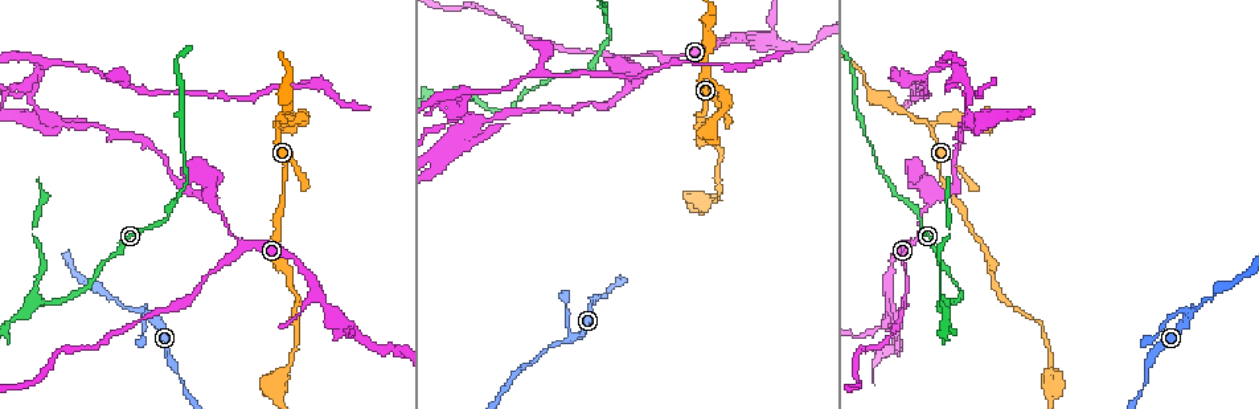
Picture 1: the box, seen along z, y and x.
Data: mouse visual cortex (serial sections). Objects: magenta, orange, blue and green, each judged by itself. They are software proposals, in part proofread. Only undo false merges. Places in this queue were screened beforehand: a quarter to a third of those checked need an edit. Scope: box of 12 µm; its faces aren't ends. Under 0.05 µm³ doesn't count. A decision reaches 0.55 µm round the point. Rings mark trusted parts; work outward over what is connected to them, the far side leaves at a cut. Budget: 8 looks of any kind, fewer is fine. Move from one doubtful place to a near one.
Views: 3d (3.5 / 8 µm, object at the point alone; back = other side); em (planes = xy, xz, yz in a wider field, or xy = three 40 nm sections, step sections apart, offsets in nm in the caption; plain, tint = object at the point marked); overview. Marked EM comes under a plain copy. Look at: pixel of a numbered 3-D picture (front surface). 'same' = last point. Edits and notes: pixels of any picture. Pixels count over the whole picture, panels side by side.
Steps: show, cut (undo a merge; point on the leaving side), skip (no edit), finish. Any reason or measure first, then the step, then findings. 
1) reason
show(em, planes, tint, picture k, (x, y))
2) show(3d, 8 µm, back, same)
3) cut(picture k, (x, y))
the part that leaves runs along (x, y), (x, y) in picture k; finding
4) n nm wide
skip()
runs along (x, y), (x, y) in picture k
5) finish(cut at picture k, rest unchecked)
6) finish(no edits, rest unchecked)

show(3d, 8 µm, picture 1, (944, 301))

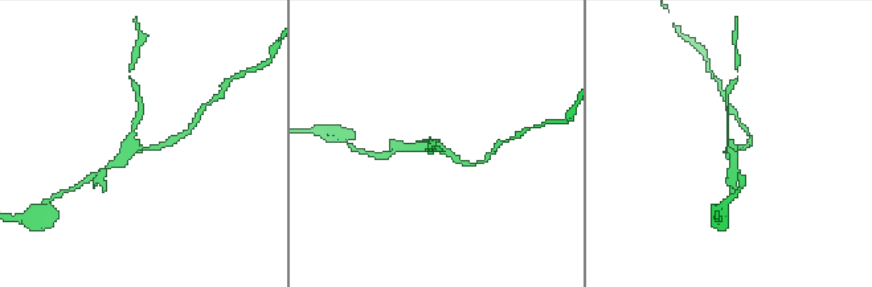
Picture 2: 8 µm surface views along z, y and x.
shape alone is not enough
show(em, planes, tint, picture 2, (134, 146))

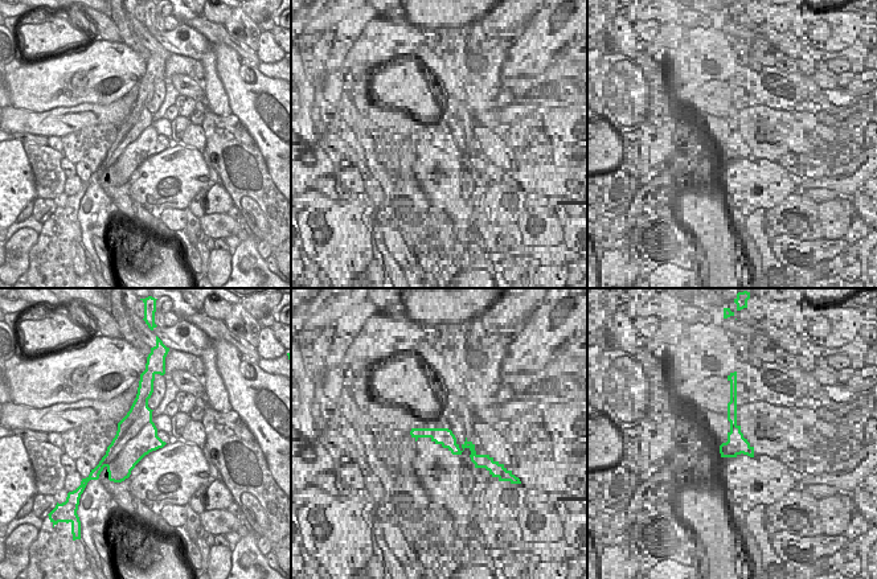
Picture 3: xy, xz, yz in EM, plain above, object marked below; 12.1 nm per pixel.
cut(picture 2, (138, 117))
two cells meet here

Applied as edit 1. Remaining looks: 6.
show(overview)

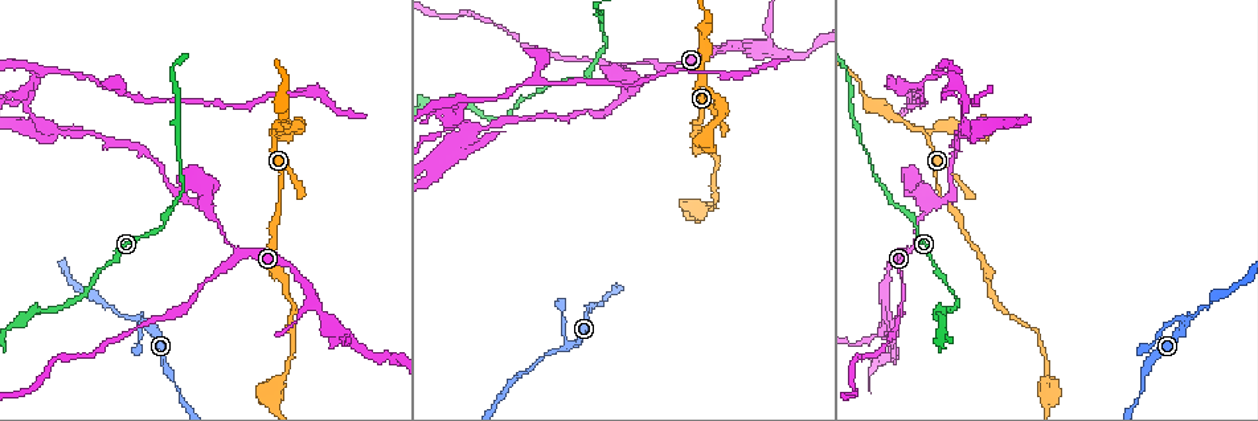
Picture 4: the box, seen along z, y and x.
two arms in line, one across
show(3d, 8 µm, picture 4, (904, 122))

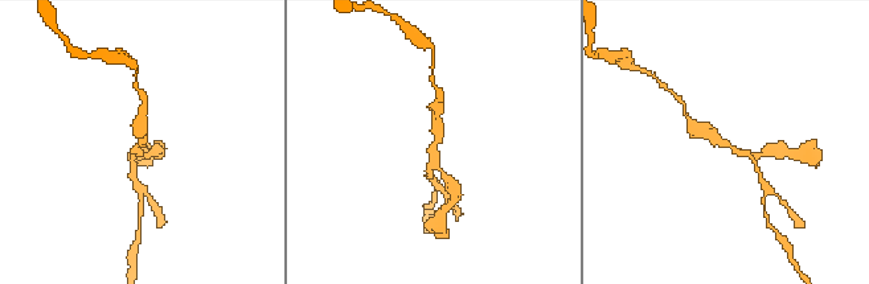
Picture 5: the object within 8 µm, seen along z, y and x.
3 arms; arms of 150, 150, 300 nm; need the tissue
show(em, xy, step 2, tint, picture 5, (730, 147))

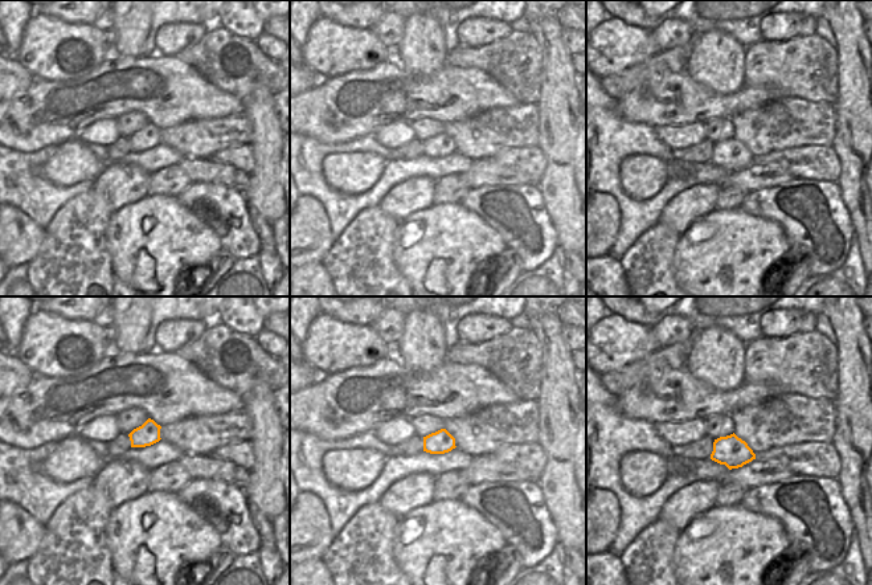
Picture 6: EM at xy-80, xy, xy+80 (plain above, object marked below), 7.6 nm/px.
skip()
runs along (758, 169), (746, 152), (700, 131) in picture 5; all the same cell

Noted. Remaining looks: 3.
side arm on a straight run
show(3d, 3.5 µm, picture 4, (765, 47))

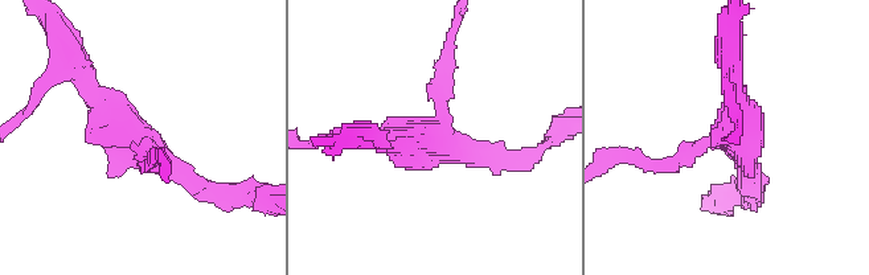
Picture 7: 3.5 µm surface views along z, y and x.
3 arms; arms of 150, 150, 200 nm
show(em, planes, tint, picture 7, (434, 140))

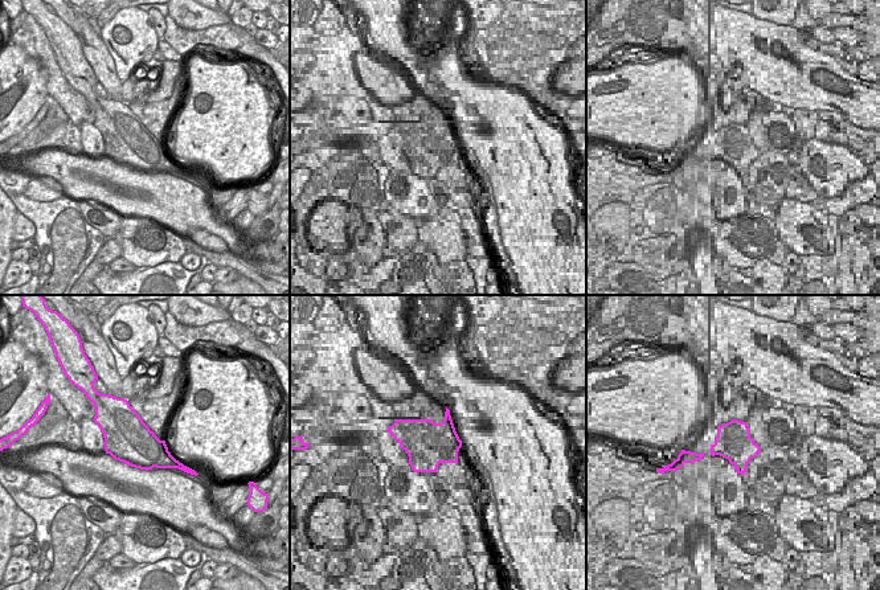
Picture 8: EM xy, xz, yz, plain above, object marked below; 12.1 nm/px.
skip()
all the same cell

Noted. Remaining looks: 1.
finish(cut at picture 2, rest unchecked)

